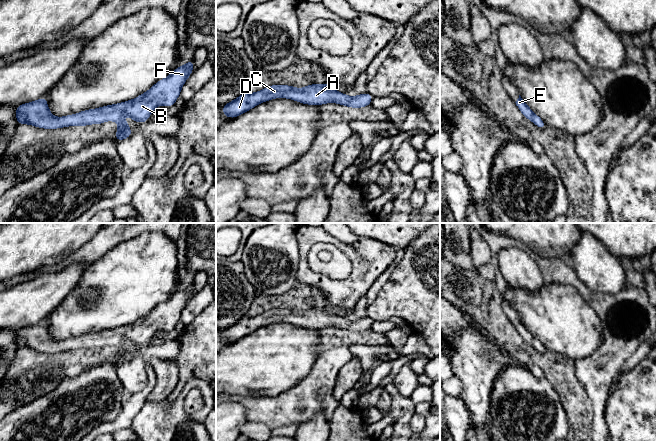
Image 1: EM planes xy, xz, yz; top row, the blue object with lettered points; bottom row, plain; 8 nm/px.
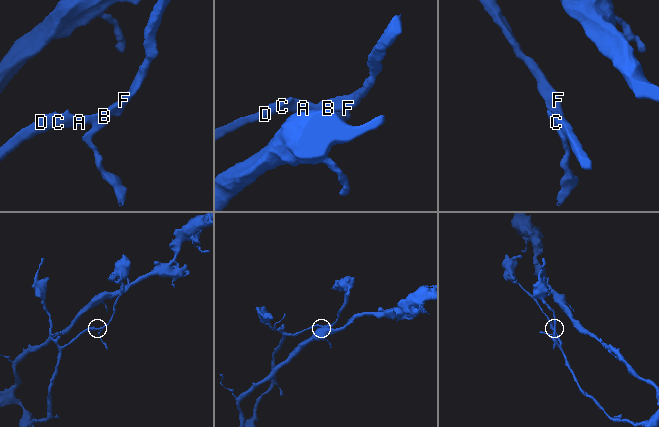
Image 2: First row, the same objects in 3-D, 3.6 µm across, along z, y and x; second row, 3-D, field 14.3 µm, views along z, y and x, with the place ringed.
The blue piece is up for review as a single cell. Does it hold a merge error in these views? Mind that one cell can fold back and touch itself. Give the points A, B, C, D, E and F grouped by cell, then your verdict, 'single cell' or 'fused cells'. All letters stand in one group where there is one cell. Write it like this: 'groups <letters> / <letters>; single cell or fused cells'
groups A B C D E F; single cell

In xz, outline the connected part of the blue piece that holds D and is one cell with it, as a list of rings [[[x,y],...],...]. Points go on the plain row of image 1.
[[[329,307],[310,308],[301,313],[275,308],[255,317],[244,316],[238,322],[223,329],[222,335],[225,341],[236,342],[258,328],[275,322],[287,322],[307,329],[337,327],[351,332],[363,332],[369,330],[374,321],[369,317],[351,321],[338,316]]]

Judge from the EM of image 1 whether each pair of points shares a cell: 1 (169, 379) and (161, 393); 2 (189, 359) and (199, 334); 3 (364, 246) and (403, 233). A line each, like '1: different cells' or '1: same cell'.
1: same cell
2: same cell
3: different cells

